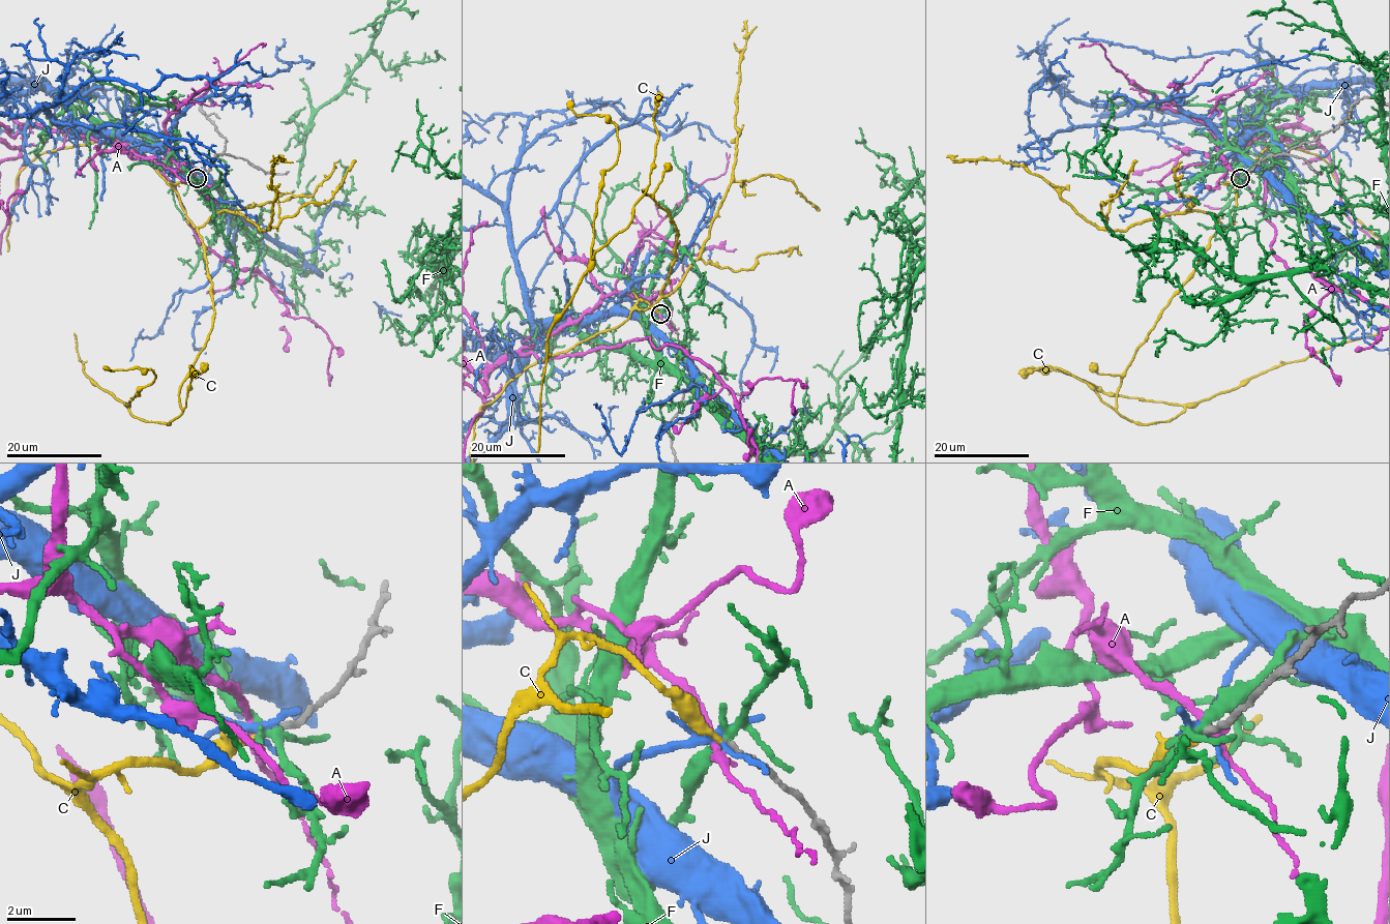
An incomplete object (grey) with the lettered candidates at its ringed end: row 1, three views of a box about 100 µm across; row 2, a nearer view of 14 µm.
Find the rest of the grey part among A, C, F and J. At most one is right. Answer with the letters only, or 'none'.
C

